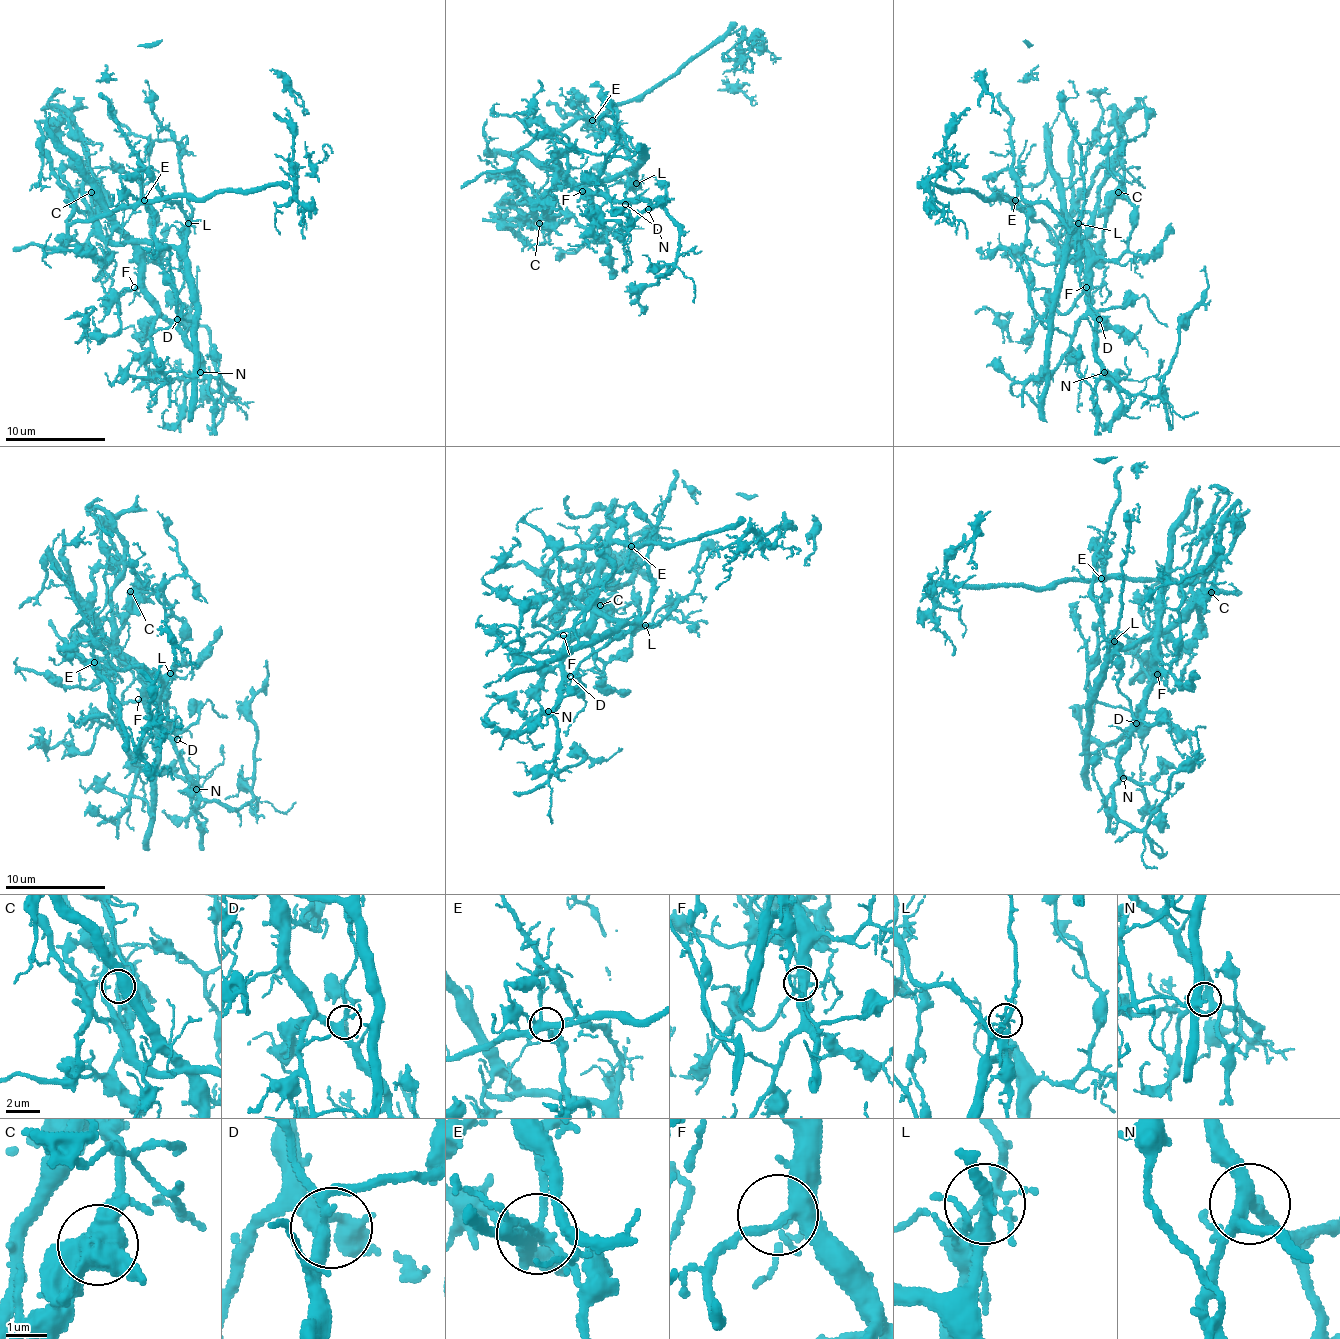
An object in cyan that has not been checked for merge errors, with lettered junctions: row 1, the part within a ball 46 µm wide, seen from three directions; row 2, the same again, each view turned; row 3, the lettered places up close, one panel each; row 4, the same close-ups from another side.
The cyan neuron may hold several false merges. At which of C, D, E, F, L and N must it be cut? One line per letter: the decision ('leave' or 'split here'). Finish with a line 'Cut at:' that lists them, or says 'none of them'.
C: split here
D: leave
E: split here
F: leave
L: split here
N: leave
Cut at: C, E, L

